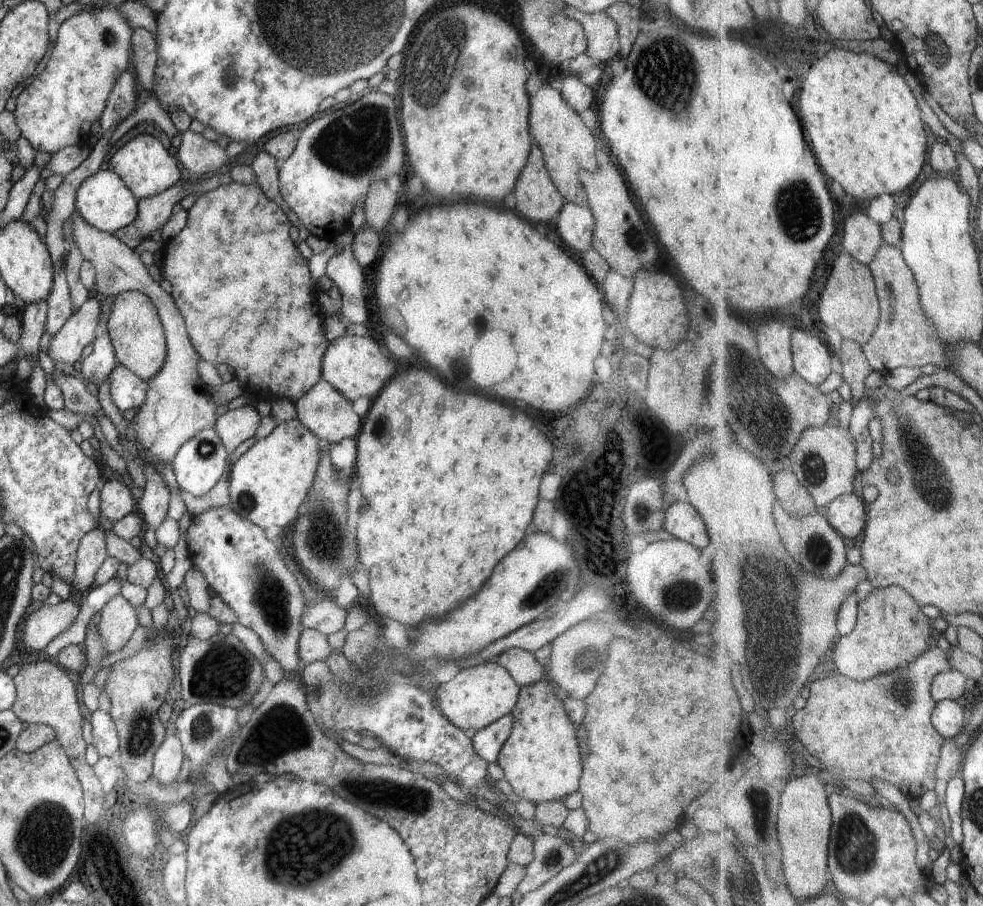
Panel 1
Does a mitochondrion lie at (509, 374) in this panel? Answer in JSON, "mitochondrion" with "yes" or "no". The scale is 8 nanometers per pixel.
{"mitochondrion":"no"}

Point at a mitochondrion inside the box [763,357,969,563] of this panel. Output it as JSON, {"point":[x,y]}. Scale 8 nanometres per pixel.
{"point":[925,472]}

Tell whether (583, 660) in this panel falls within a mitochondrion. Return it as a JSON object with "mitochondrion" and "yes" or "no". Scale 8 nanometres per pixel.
{"mitochondrion":"yes"}

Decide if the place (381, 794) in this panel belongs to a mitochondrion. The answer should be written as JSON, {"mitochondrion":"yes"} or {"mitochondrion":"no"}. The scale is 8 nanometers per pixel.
{"mitochondrion":"yes"}

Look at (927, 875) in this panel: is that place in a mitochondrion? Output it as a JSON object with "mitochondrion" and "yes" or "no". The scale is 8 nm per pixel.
{"mitochondrion":"no"}

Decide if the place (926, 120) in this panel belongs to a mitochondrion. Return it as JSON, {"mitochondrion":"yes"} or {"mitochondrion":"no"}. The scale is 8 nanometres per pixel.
{"mitochondrion":"no"}

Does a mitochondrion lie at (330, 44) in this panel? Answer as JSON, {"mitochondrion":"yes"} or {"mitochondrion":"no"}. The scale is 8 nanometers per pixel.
{"mitochondrion":"yes"}

